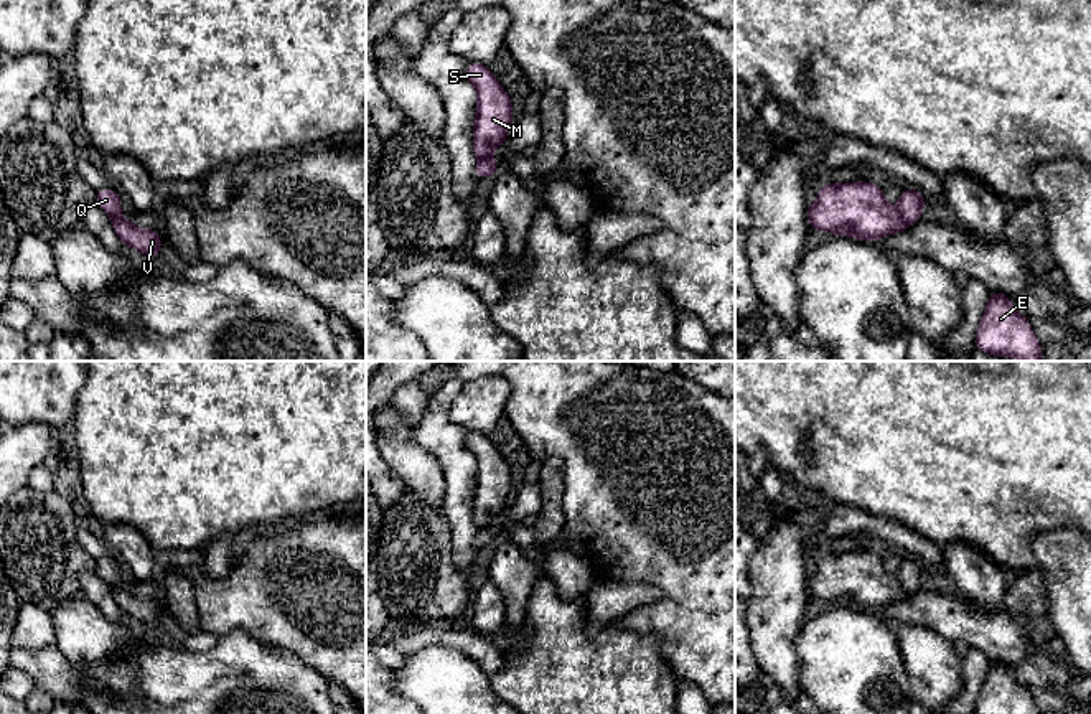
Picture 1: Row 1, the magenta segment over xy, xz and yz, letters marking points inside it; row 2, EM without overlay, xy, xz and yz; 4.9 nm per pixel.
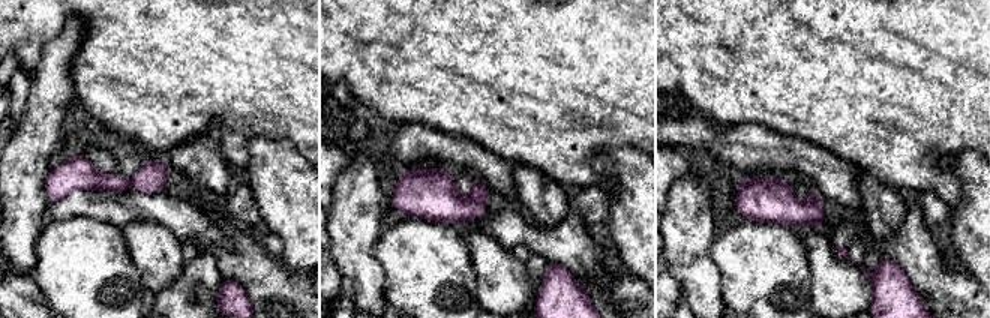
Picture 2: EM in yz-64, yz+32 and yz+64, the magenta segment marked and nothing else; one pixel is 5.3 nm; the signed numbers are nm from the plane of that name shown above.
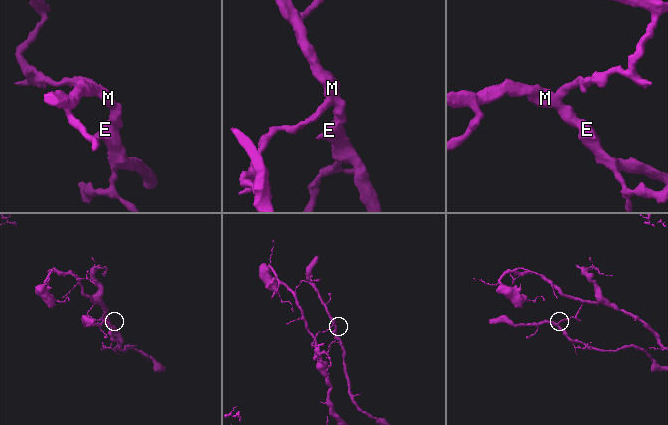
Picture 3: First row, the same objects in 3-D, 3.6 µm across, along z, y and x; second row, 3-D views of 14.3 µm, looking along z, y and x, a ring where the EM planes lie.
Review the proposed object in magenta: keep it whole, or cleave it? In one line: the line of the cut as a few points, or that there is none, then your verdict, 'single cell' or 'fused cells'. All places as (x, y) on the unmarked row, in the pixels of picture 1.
cut in yz along (897, 579), (907, 594); fused cells

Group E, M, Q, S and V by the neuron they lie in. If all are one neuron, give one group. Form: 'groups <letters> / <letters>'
groups E M S V / Q

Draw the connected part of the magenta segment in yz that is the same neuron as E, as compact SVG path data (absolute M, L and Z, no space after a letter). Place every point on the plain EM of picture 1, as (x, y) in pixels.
M990 661L982 683L976 714L1040 714L1028 689L1004 661Z

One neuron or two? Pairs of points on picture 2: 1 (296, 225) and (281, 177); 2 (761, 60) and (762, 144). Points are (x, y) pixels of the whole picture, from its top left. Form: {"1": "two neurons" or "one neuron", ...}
{"1": "one neuron", "2": "two neurons"}

